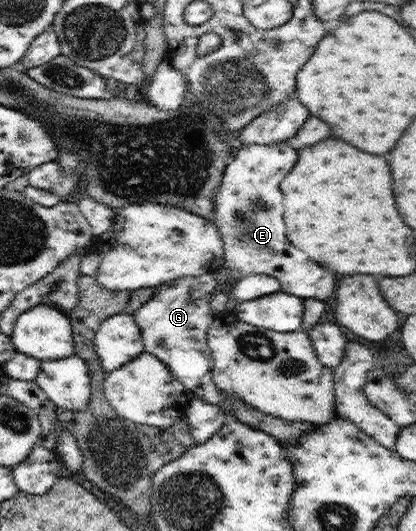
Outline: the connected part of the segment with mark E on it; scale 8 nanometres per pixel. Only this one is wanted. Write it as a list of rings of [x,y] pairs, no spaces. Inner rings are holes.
[[[289,141],[243,144],[227,165],[215,203],[215,225],[223,241],[225,260],[215,271],[217,292],[223,289],[235,272],[241,273],[241,277],[272,275],[279,280],[285,293],[296,295],[304,301],[309,297],[325,301],[335,291],[337,275],[311,261],[303,251],[293,247],[285,235],[285,199],[279,191],[279,183],[293,169],[299,159],[297,155],[297,149],[291,147]],[[259,206],[263,211],[256,211]]]

